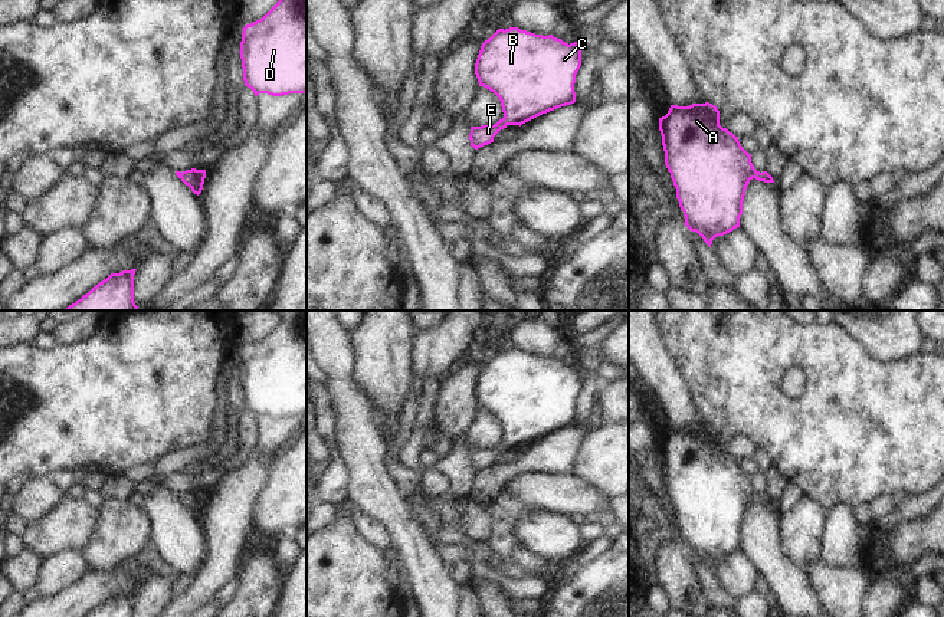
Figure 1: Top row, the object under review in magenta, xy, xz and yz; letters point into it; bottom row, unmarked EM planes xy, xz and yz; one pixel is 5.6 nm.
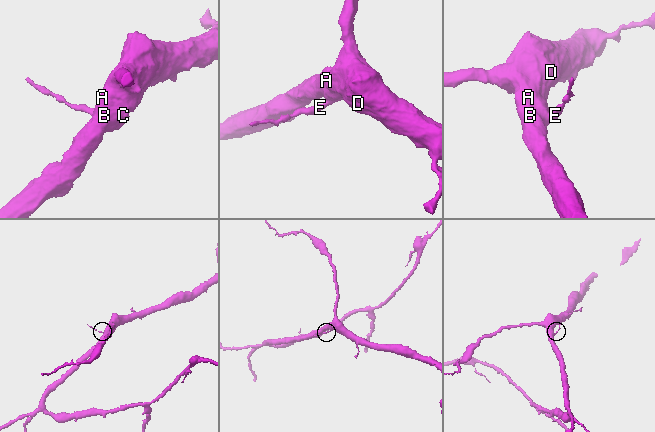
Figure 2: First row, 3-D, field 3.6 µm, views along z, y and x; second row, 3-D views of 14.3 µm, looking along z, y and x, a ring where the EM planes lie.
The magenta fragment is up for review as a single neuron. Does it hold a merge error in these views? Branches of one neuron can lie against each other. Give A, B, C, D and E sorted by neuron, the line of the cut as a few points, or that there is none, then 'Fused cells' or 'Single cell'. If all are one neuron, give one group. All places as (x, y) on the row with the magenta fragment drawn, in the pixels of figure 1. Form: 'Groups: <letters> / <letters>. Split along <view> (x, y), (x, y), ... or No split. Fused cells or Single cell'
Groups: A B C D E. No split. Single cell

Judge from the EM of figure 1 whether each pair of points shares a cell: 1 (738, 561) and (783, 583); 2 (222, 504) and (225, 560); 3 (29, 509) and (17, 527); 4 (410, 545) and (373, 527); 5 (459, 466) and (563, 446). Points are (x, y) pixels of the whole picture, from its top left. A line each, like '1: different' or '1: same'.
1: different
2: same
3: different
4: different
5: different

